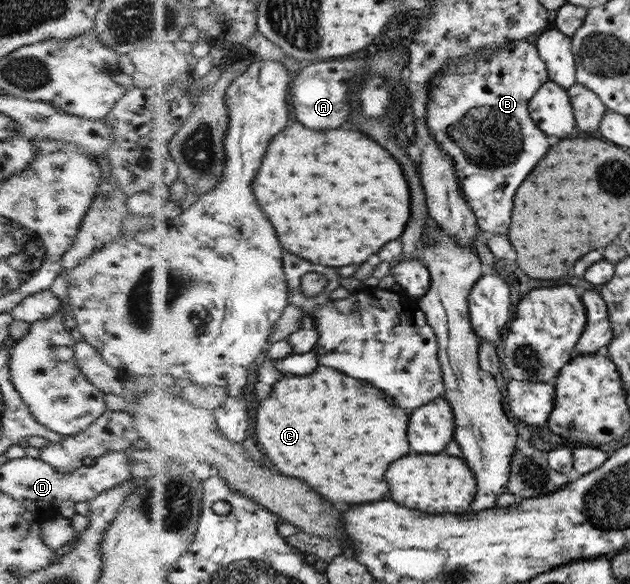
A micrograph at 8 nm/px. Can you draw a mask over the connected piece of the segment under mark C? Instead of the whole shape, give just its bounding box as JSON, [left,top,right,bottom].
[258,365,408,502]

